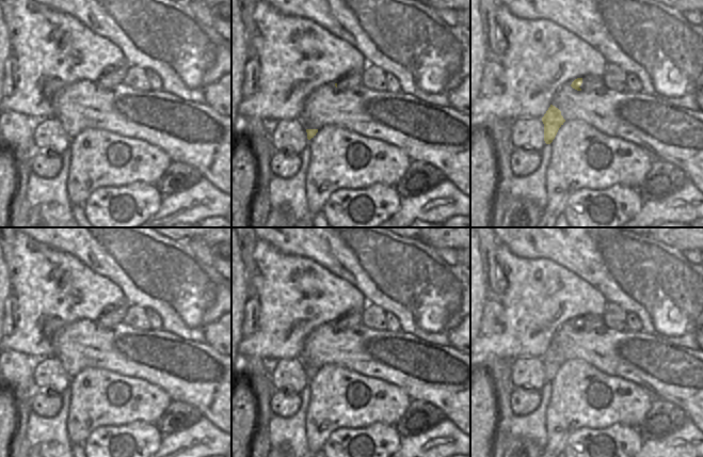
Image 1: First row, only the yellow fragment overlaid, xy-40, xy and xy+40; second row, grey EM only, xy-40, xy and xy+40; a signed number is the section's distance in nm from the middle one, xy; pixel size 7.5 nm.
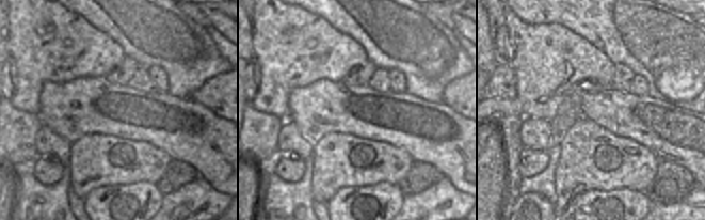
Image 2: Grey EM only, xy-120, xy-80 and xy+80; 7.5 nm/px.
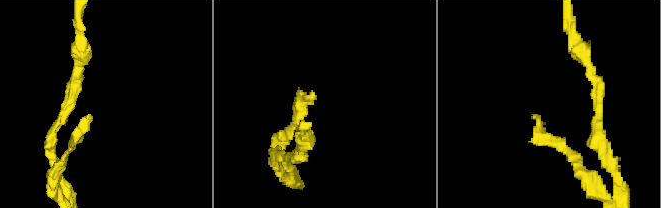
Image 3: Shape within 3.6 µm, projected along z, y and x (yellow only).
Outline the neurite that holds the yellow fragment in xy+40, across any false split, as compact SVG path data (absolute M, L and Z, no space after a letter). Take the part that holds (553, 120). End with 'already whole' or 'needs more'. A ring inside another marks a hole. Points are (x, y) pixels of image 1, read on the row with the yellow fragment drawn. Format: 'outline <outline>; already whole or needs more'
outline M550 105L542 117L542 122L544 124L544 141L546 144L550 144L565 120L561 115L561 111Z; already whole

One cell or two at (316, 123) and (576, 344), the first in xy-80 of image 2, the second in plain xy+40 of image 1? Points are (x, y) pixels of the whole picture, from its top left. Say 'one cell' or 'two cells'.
one cell

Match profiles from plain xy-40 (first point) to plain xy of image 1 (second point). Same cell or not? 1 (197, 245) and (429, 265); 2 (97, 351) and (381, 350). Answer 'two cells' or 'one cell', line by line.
1: two cells
2: one cell

